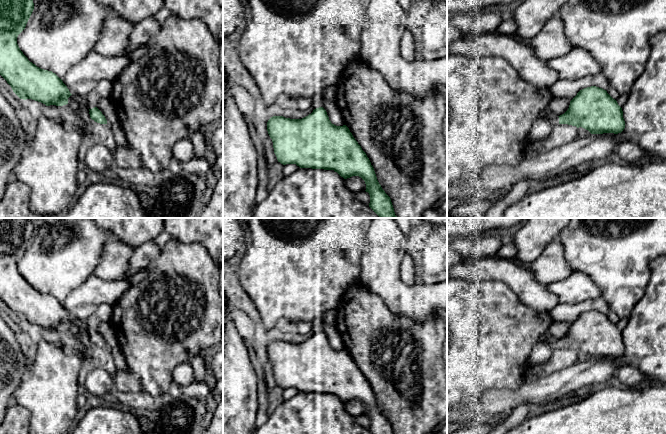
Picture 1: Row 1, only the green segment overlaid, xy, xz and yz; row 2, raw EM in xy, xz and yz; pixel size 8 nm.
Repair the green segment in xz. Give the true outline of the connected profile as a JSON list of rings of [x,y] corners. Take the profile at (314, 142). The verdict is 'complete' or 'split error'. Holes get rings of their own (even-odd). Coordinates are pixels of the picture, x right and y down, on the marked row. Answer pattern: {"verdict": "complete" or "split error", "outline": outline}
{"verdict": "split error", "outline": [[[325,94],[312,97],[313,112],[302,119],[273,116],[267,122],[274,153],[283,165],[334,170],[344,179],[361,177],[370,195],[369,207],[380,218],[397,218],[390,197],[379,184],[366,153],[346,125],[331,123],[322,107]]]}

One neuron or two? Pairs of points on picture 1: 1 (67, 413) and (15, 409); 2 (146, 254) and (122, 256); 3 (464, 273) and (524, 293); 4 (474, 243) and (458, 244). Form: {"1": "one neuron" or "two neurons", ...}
{"1": "two neurons", "2": "two neurons", "3": "one neuron", "4": "one neuron"}

